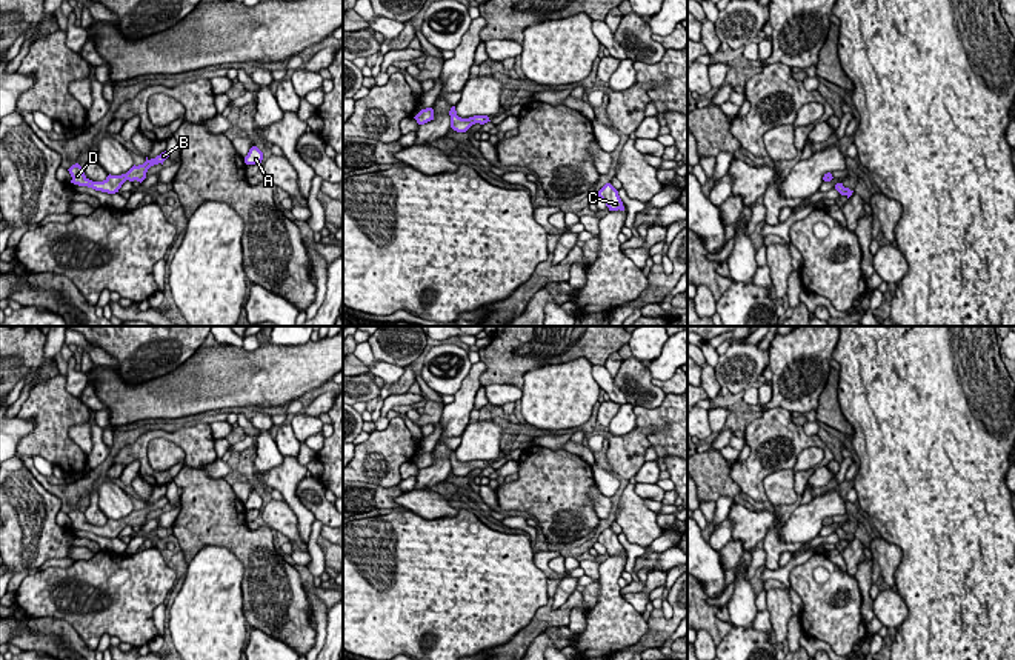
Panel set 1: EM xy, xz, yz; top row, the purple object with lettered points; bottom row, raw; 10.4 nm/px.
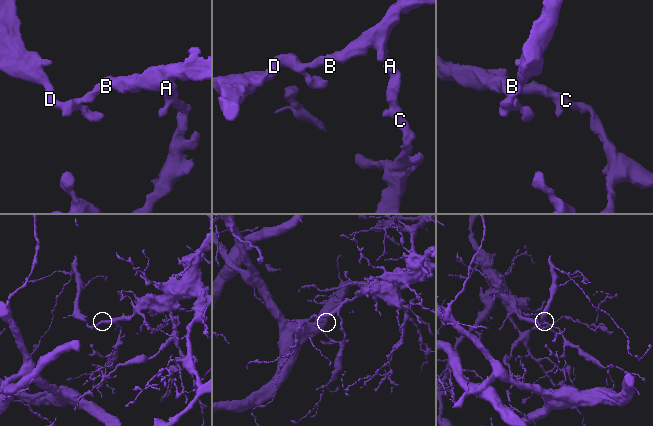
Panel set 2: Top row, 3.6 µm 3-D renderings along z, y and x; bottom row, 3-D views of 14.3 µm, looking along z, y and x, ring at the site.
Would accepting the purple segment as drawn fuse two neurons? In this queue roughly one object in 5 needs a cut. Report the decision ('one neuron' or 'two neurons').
one neuron

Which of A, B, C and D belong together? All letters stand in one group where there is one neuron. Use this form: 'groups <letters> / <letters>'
groups A B C D

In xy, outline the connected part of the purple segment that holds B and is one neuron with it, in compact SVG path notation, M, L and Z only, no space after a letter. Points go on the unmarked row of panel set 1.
M161 497L160 500L157 500L155 503L148 503L143 509L138 511L132 511L126 518L121 520L108 520L103 526L92 526L85 520L85 514L75 508L72 509L68 515L72 522L71 528L78 529L78 531L88 531L92 532L95 535L102 535L102 537L108 537L108 538L115 538L118 537L118 534L121 532L121 529L129 525L129 526L143 526L146 523L146 517L151 511L158 509L168 503L168 497Z

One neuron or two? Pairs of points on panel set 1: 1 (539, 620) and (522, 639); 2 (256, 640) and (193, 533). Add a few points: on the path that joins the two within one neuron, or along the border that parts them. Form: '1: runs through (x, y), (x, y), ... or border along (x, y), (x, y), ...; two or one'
1: runs through (535, 625), (526, 634); one
2: border along (252, 626), (285, 643); two

